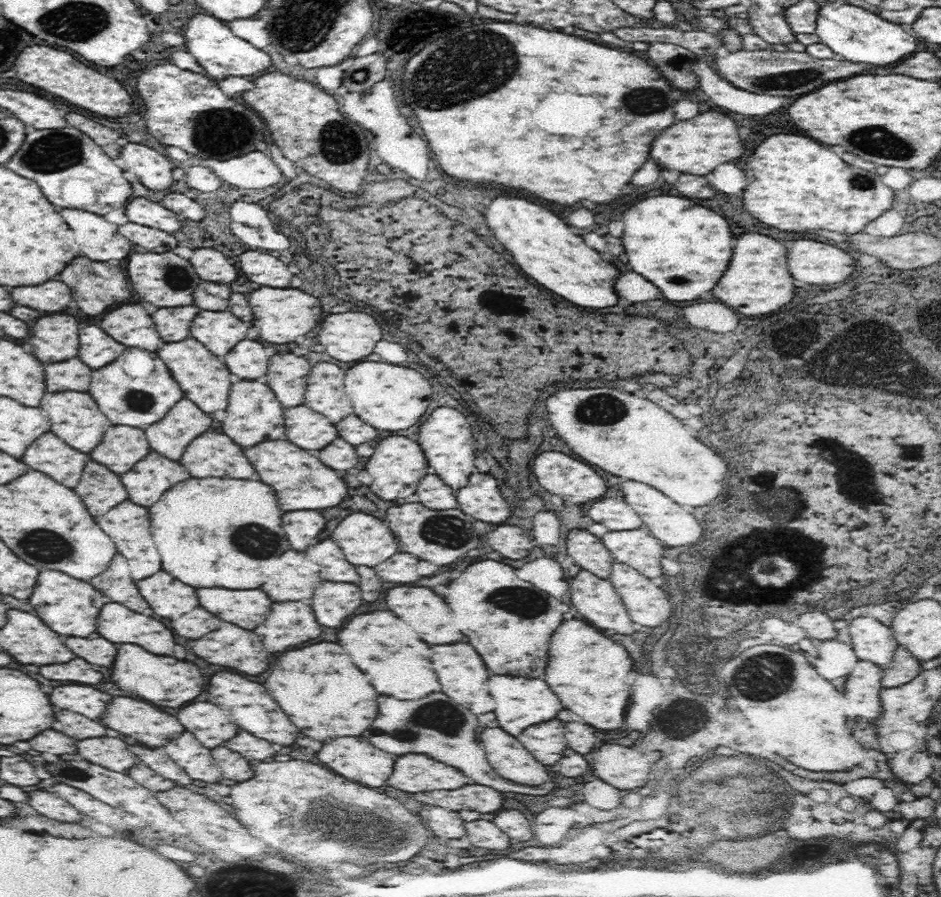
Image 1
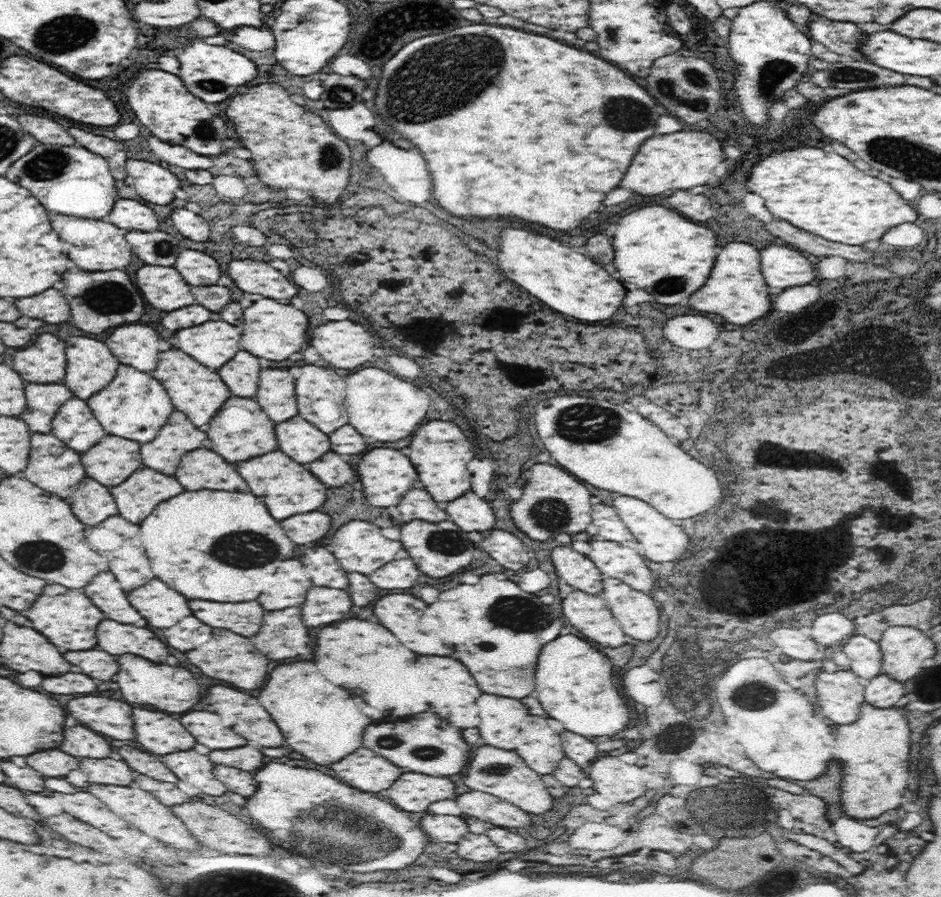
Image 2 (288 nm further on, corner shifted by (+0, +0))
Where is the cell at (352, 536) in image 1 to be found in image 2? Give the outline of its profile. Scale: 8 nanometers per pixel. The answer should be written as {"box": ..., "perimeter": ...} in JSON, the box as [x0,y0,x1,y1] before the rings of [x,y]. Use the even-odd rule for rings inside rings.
{"box":[330,520,402,574],"perimeter":[[[350,520],[344,526],[340,526],[334,536],[330,538],[330,552],[336,556],[338,564],[346,570],[346,572],[360,572],[360,574],[370,574],[374,570],[378,570],[380,566],[392,562],[396,558],[396,554],[402,550],[402,544],[396,540],[388,540],[382,536],[380,532],[382,528],[378,528],[376,524],[364,522],[364,520]]]}

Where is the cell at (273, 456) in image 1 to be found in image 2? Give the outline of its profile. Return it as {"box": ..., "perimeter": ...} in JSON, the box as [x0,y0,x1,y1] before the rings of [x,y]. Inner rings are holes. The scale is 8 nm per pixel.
{"box":[236,450,326,520],"perimeter":[[[282,450],[268,452],[264,456],[256,456],[252,460],[240,462],[240,464],[236,464],[236,470],[248,482],[250,494],[260,496],[264,500],[270,516],[274,516],[276,520],[284,520],[294,514],[318,510],[326,500],[324,484],[314,474],[310,474],[306,468],[302,468],[302,464],[292,460],[288,454],[284,454]]]}

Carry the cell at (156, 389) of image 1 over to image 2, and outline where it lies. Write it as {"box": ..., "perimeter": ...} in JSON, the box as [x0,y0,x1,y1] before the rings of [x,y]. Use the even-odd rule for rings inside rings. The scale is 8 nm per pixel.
{"box":[88,364,176,444],"perimeter":[[[124,364],[118,368],[116,378],[102,392],[88,400],[88,406],[92,408],[96,420],[106,428],[106,434],[136,440],[140,444],[152,442],[162,430],[162,426],[168,422],[170,414],[176,412],[160,380],[150,376],[150,372],[140,372]]]}

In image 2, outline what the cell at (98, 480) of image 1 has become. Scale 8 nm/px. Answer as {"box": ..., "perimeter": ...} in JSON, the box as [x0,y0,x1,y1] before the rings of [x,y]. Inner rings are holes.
{"box":[68,476,120,528],"perimeter":[[[88,476],[80,482],[78,492],[74,492],[72,498],[68,498],[68,504],[72,506],[76,518],[90,528],[104,522],[110,516],[120,514],[112,492],[104,484]]]}

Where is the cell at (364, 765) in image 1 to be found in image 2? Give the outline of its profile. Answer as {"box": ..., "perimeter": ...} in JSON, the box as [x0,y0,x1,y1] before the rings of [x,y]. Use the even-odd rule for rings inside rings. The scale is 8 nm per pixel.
{"box":[330,748,404,792],"perimeter":[[[358,748],[354,754],[346,756],[346,760],[340,760],[330,768],[342,782],[362,792],[388,790],[400,774],[404,774],[402,768],[382,756],[374,756],[368,748]]]}

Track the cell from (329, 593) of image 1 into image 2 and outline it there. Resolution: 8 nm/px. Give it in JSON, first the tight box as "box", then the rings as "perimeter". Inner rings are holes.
{"box":[302,588,352,628],"perimeter":[[[310,588],[302,604],[302,620],[308,628],[328,626],[332,622],[348,620],[352,602],[346,590],[336,588]]]}

